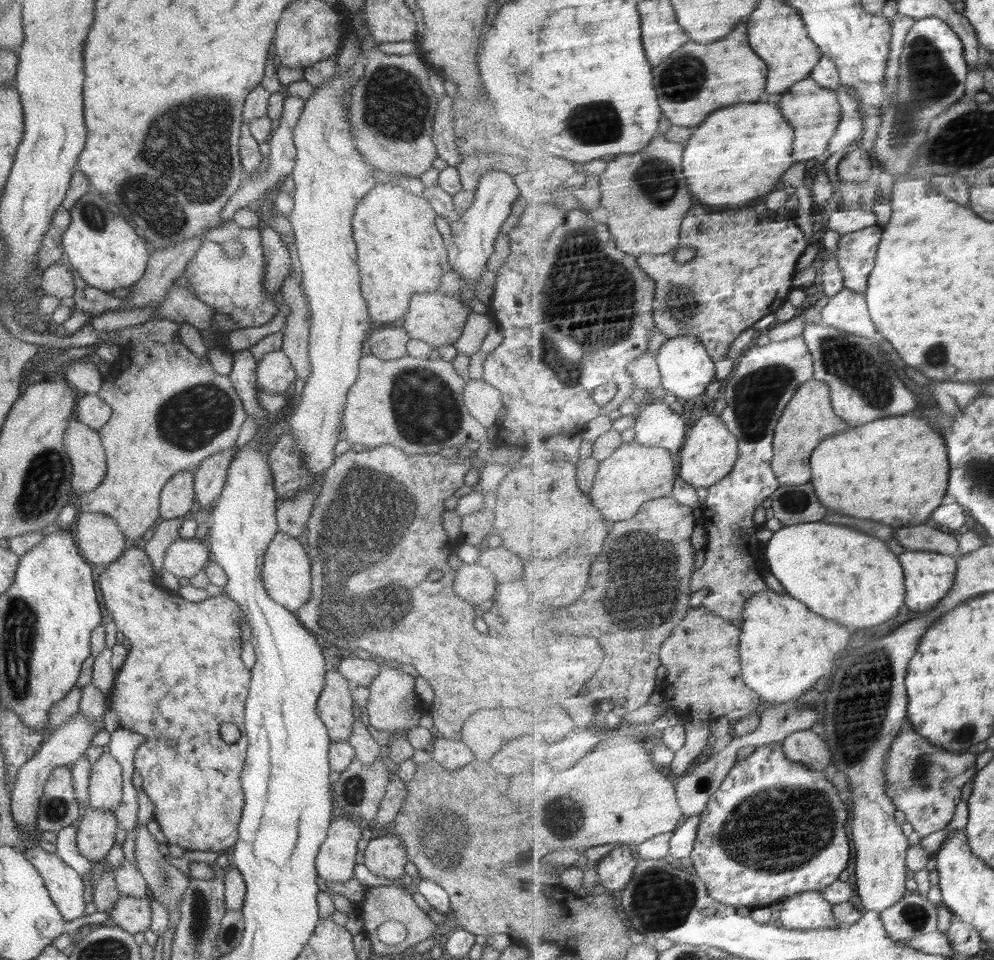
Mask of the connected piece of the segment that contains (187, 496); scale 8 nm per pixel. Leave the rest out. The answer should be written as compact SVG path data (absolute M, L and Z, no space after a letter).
M182 471L164 484L159 494L159 517L174 519L189 515L195 502L194 475L190 471Z

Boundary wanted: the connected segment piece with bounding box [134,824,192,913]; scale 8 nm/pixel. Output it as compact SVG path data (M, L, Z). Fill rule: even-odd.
M137 825L134 855L138 871L150 888L151 896L171 913L179 908L192 878L170 864L159 851L159 845L147 825Z

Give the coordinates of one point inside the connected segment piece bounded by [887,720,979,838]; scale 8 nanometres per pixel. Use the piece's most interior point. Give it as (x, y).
(926, 781)

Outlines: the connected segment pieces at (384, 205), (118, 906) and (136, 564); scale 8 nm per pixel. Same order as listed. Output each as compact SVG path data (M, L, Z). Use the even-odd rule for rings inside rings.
M378 184L356 205L352 232L358 254L361 293L374 322L390 323L408 312L410 298L422 292L438 292L441 278L451 270L447 247L436 228L436 213L424 196L416 196L398 184Z
M121 895L113 908L110 908L109 915L111 924L116 924L129 933L145 932L145 930L150 929L152 922L150 899L148 896Z
M129 545L115 562L105 566L99 576L107 610L118 631L130 642L130 651L115 675L108 699L116 710L118 726L142 736L134 767L142 777L142 789L155 806L153 819L160 824L167 844L176 844L186 851L222 853L238 840L245 803L241 787L248 746L244 707L251 674L241 658L239 622L246 622L246 618L226 592L209 596L199 603L181 601L178 595L154 581L153 572L154 568L143 550ZM224 722L238 727L240 738L237 741L228 743L220 737L220 726Z

